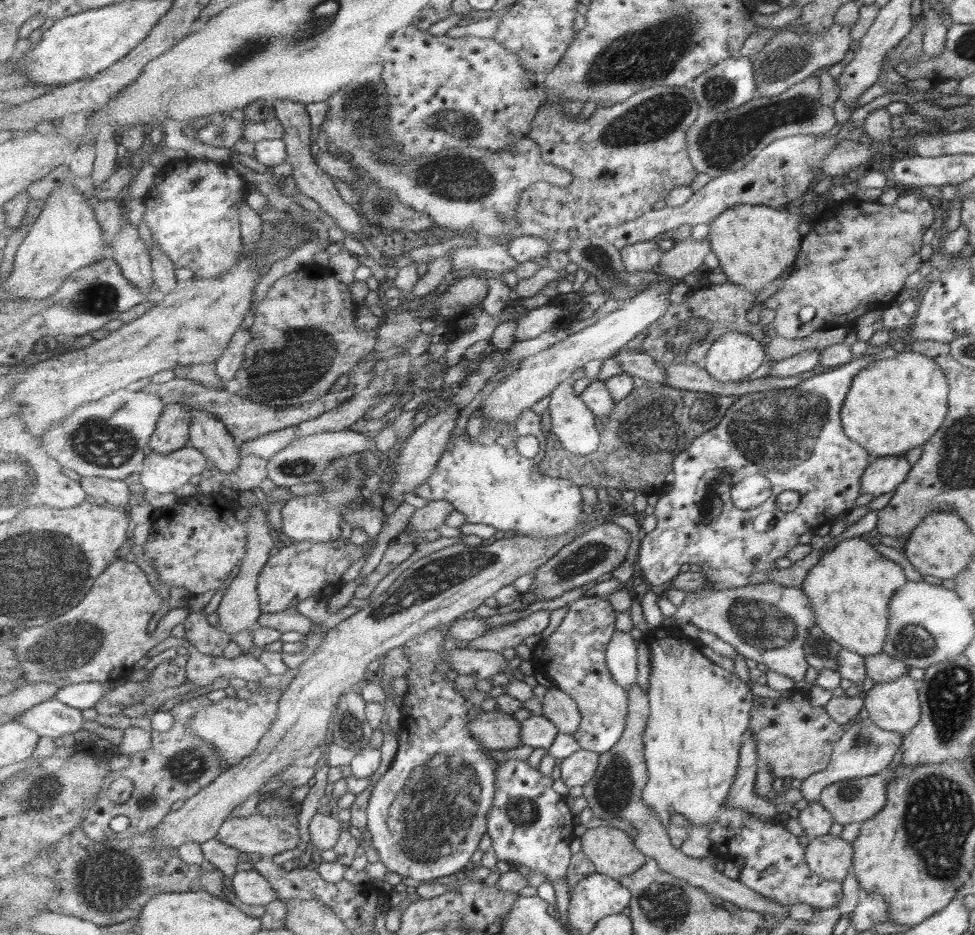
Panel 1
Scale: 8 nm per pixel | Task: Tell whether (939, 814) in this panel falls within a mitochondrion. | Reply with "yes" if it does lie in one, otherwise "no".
yes

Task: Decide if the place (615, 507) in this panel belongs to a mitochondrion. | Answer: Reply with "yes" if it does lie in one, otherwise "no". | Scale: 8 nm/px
no

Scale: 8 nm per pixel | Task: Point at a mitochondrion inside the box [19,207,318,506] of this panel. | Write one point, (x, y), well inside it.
(98, 442)

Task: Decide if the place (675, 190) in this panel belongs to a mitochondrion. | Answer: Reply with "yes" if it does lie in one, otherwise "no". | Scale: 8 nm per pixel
no

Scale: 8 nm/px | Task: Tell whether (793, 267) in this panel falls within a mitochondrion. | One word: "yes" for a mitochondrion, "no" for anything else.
no

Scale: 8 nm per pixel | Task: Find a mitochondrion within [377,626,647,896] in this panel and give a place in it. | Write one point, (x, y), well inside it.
(431, 809)

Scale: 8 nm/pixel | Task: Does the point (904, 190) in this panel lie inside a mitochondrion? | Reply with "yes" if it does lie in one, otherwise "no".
no

